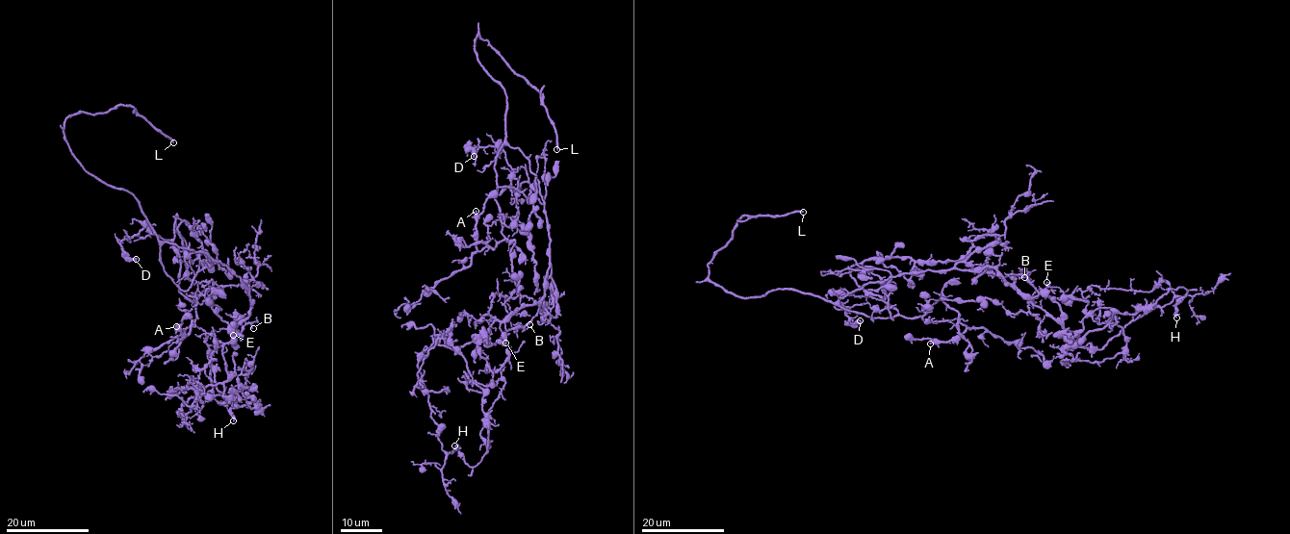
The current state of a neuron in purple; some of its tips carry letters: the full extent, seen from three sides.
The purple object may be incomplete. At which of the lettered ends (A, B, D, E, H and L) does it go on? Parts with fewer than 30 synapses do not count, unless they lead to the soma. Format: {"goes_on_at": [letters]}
{"goes_on_at": ["E", "L"]}

